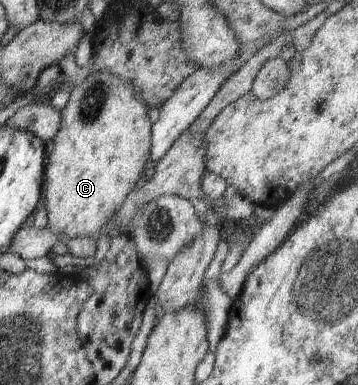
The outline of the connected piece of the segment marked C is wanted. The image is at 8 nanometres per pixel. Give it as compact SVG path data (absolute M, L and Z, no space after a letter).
M107 70L91 72L73 88L68 103L60 111L60 127L53 137L53 151L44 168L44 207L51 233L67 242L76 238L99 237L108 229L109 220L151 164L152 123L147 115L148 110L129 83Z

